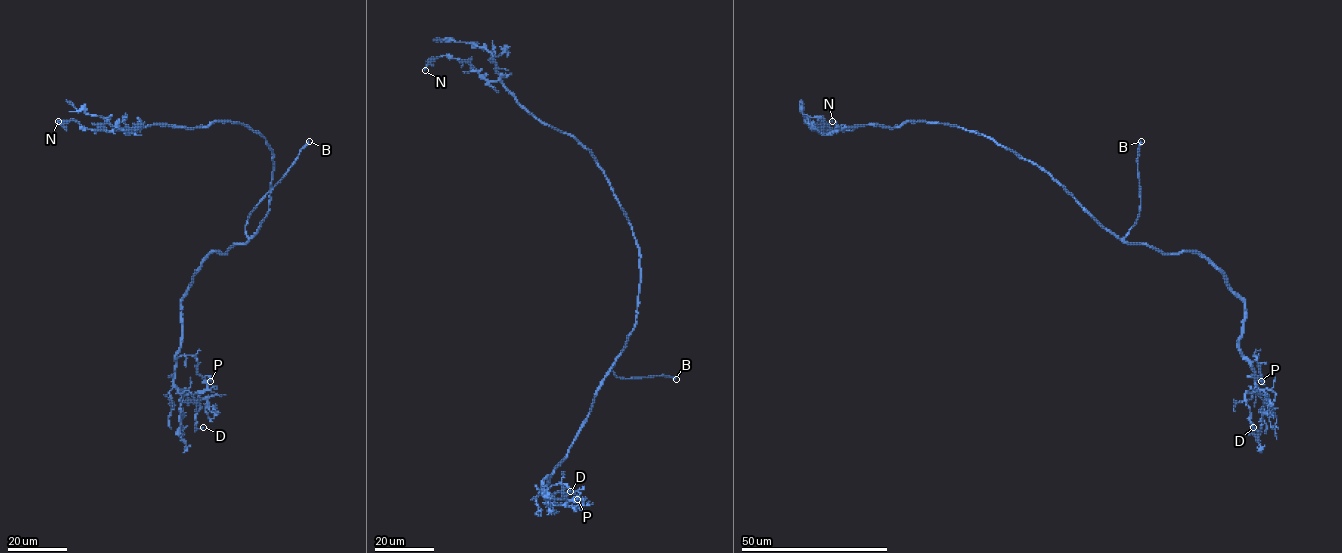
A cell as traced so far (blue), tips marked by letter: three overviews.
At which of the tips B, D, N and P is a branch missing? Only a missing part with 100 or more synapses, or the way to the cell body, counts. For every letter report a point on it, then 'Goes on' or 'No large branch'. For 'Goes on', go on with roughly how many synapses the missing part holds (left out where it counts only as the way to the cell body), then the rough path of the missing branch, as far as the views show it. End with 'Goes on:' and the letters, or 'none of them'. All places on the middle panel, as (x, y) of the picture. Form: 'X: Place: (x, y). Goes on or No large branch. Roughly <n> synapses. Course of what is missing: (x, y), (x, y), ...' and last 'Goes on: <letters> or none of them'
B: Place: (676, 379). Goes on. Course of what is missing: (676, 379), (688, 395)
D: Place: (570, 491). No large branch
N: Place: (425, 70). No large branch
P: Place: (577, 499). No large branch
Goes on: B

